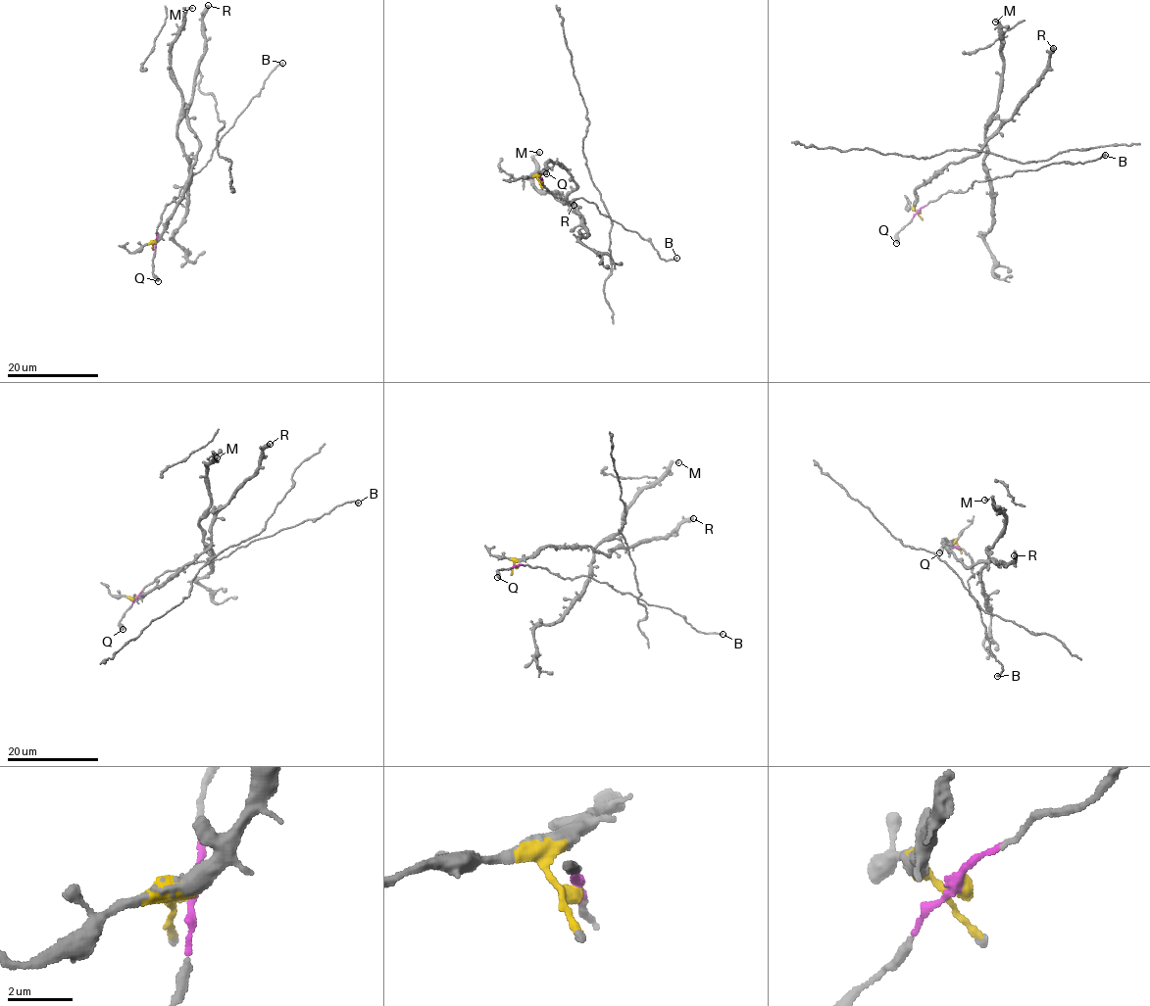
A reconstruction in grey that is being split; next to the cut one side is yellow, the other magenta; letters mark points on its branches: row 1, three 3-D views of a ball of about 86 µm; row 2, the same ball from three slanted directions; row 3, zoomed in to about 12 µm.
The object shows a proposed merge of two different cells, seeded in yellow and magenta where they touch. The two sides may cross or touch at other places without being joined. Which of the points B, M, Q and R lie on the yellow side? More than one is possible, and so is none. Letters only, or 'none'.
M, R

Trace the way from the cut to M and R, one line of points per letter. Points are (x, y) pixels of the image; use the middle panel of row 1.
M: (541, 180), (549, 160), (576, 186), (565, 201), (536, 190), (531, 181), (539, 151)
R: (541, 180), (538, 175), (549, 160), (568, 170), (576, 186), (564, 201), (574, 210), (574, 205)

